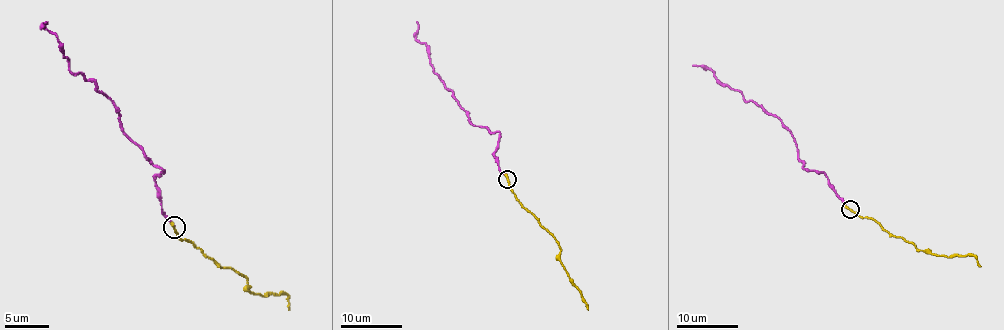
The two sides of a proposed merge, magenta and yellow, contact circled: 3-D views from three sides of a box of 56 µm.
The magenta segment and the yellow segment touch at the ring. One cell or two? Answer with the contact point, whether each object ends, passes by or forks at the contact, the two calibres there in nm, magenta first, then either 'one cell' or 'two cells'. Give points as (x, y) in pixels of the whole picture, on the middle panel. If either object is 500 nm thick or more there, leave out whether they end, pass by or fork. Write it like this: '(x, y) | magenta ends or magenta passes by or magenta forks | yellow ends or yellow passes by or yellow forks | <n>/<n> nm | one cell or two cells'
(507, 179) | magenta ends | yellow ends | 50/280 nm | two cells

